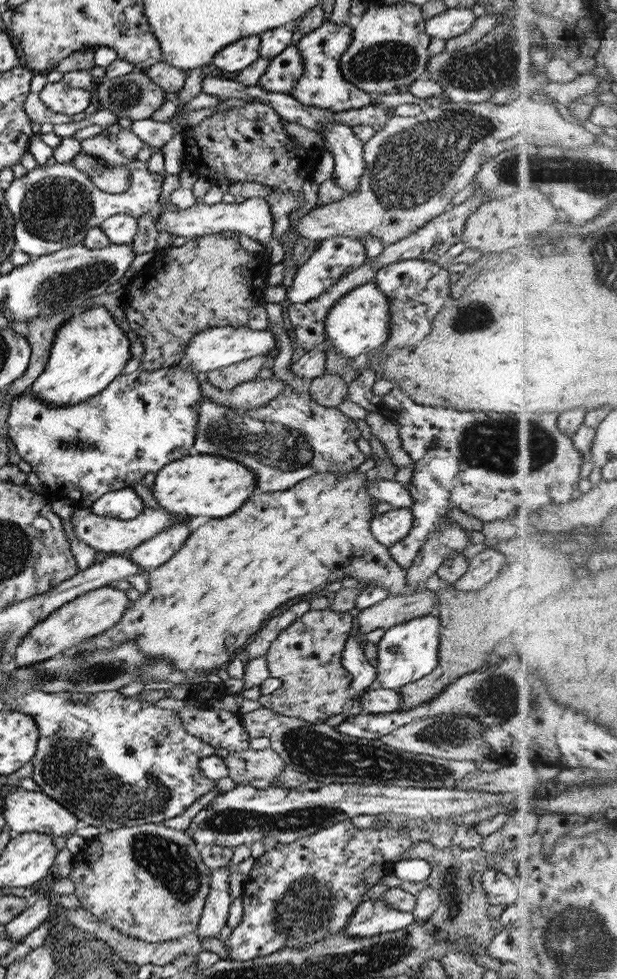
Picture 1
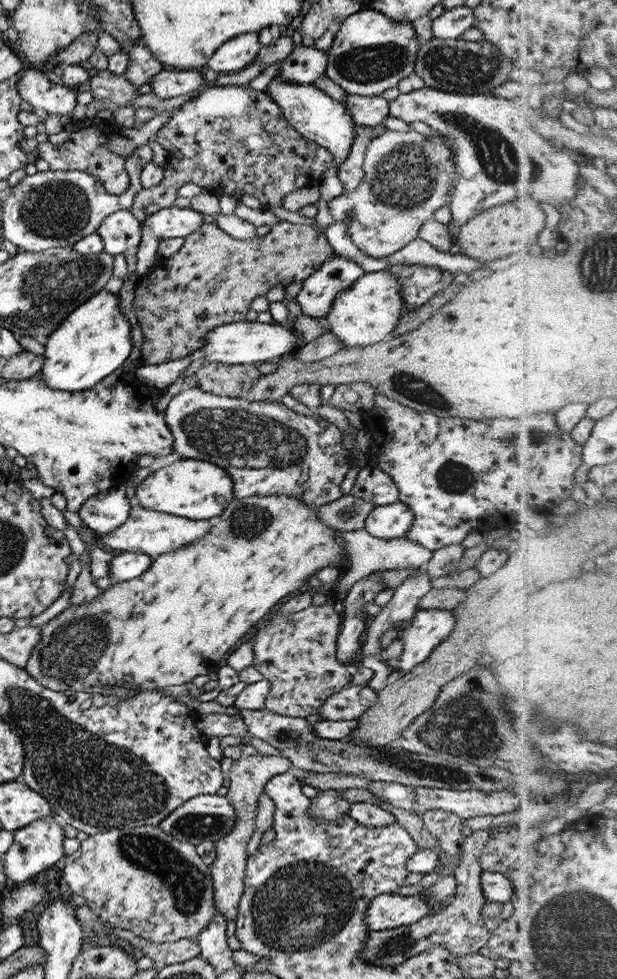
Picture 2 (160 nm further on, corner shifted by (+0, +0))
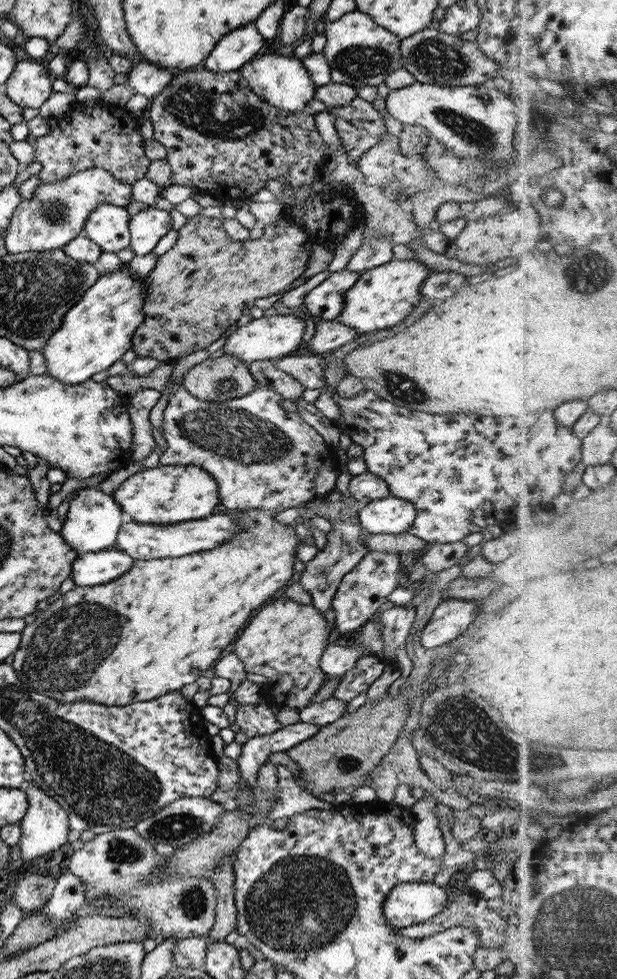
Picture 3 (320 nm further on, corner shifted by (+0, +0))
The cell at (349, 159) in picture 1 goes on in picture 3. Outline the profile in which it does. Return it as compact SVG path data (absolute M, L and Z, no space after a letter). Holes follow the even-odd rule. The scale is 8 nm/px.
M261 52L249 62L242 64L236 71L259 98L277 108L295 112L304 107L309 99L313 99L316 86L308 79L300 59L294 56L283 56L277 52Z

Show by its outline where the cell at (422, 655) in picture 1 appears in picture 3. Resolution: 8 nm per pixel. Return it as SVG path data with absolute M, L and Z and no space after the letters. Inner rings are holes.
M444 599L435 607L421 630L421 646L432 651L436 646L456 639L473 622L475 614L475 601Z

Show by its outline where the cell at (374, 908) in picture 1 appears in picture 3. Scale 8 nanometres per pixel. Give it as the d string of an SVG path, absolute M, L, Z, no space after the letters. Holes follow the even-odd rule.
M402 882L387 894L382 908L385 920L395 929L425 923L450 901L446 888L431 882Z

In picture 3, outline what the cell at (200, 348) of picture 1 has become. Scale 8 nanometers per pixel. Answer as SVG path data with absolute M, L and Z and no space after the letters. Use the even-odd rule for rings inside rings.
M301 314L273 315L251 319L245 326L237 328L225 337L221 349L225 355L231 355L245 364L260 360L277 360L289 355L301 343L304 323Z

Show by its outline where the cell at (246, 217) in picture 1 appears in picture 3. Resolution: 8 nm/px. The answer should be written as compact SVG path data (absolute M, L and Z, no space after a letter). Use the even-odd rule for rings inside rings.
M147 207L129 217L129 248L135 256L149 254L159 239L172 230L169 212Z

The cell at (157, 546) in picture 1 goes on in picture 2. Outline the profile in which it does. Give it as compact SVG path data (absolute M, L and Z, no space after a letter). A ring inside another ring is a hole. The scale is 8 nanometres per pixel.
M114 552L108 561L108 578L112 582L130 581L146 570L152 558L137 552Z

